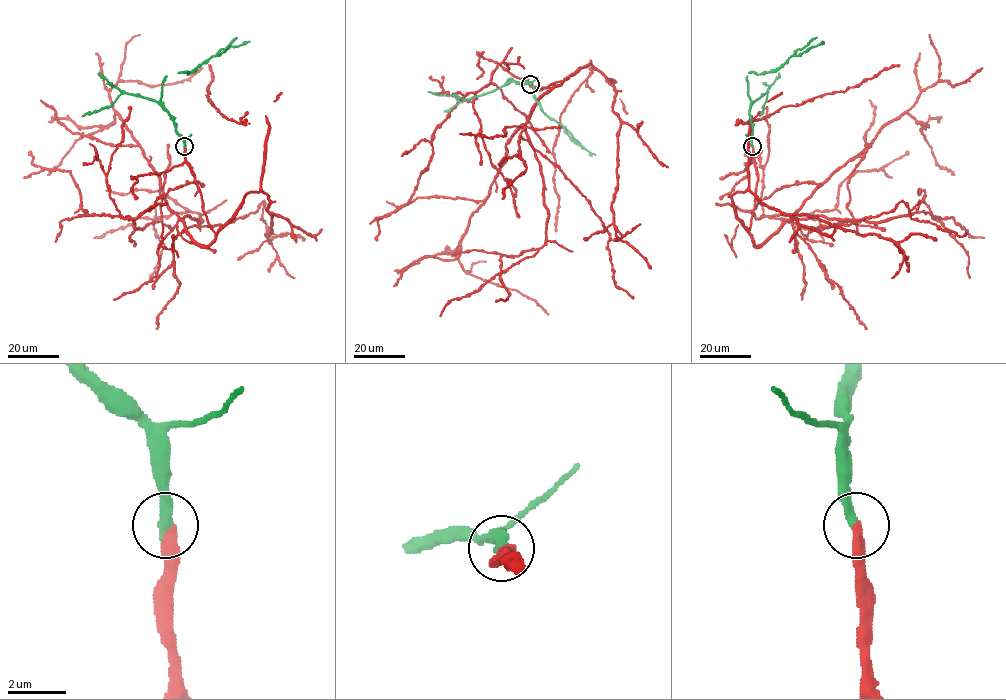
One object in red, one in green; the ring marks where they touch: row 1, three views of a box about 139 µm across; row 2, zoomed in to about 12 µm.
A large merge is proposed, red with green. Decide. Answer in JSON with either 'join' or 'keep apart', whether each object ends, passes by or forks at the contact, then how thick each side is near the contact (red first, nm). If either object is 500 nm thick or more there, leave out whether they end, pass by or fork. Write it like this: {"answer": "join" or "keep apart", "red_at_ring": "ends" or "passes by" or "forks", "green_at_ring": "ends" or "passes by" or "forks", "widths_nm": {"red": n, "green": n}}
{"answer": "join", "red_at_ring": "ends", "green_at_ring": "ends", "widths_nm": {"red": 400, "green": 360}}

